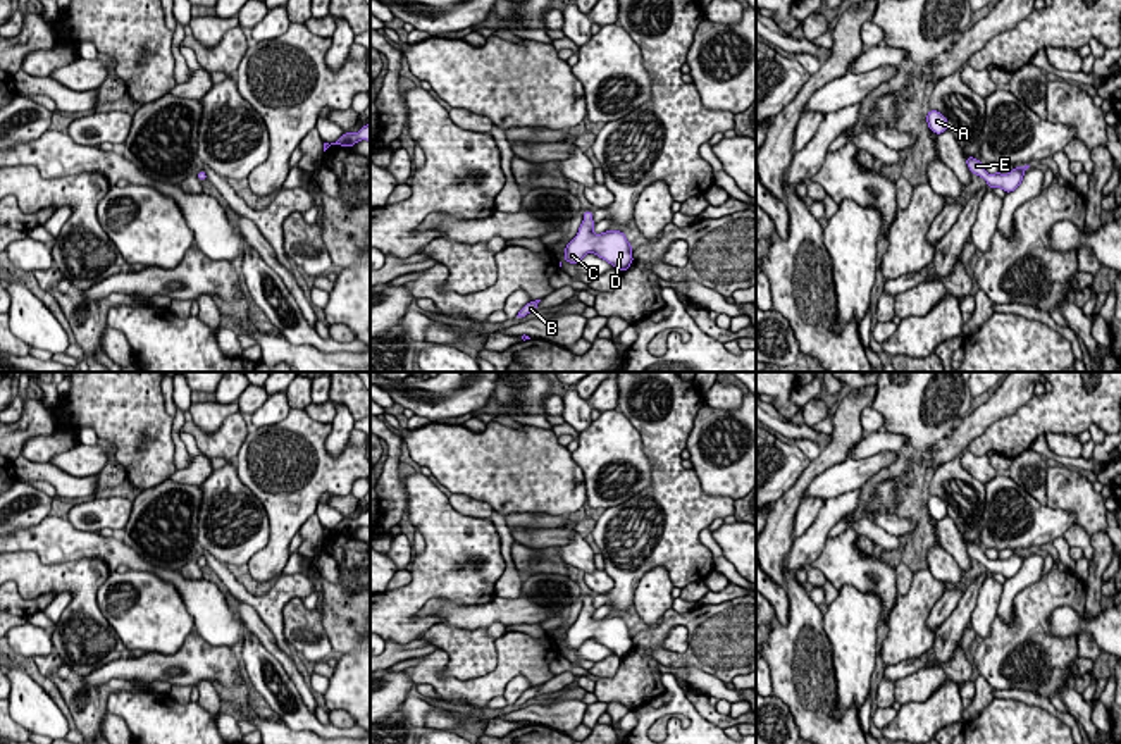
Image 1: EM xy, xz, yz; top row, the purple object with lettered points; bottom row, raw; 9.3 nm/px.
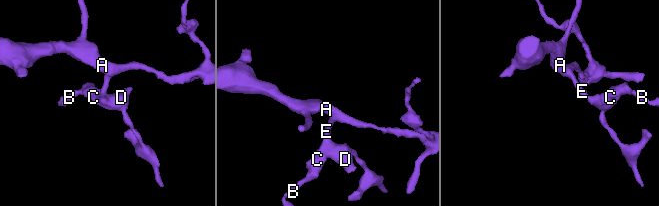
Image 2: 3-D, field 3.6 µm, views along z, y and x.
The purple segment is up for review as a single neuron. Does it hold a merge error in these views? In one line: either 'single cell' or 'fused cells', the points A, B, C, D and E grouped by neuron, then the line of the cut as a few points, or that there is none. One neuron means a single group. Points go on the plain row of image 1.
single cell; A B C D E; no cut

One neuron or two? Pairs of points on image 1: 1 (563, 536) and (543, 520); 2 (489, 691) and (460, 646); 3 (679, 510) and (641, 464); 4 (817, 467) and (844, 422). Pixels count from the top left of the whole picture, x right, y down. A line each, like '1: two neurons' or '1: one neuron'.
1: two neurons
2: two neurons
3: two neurons
4: one neuron

